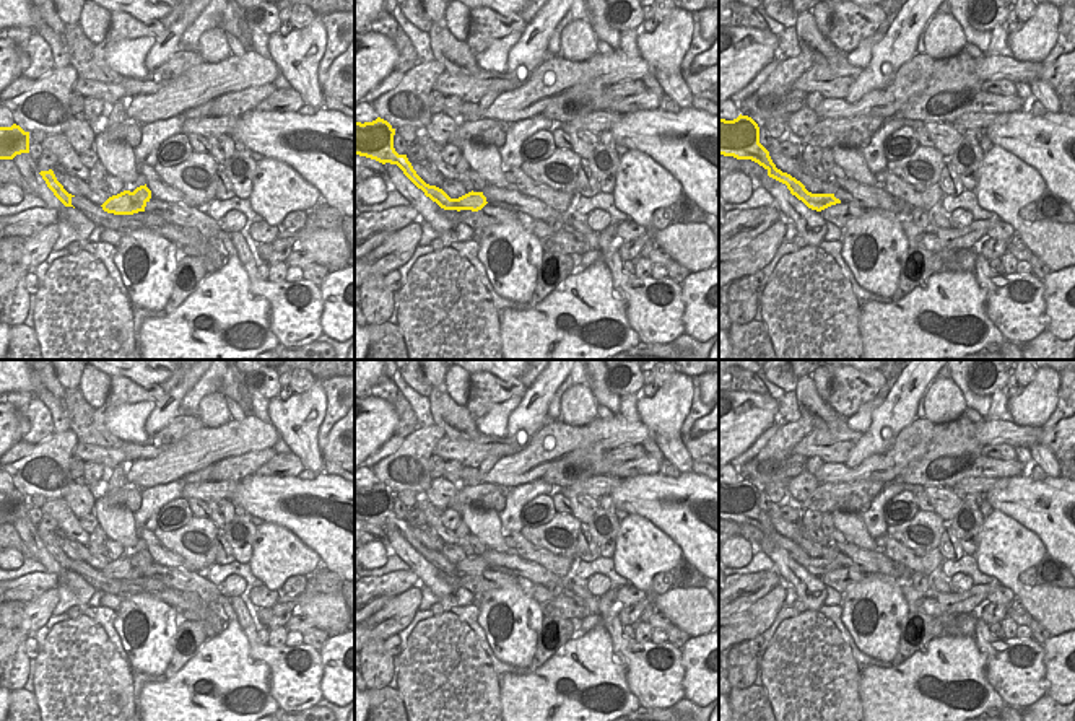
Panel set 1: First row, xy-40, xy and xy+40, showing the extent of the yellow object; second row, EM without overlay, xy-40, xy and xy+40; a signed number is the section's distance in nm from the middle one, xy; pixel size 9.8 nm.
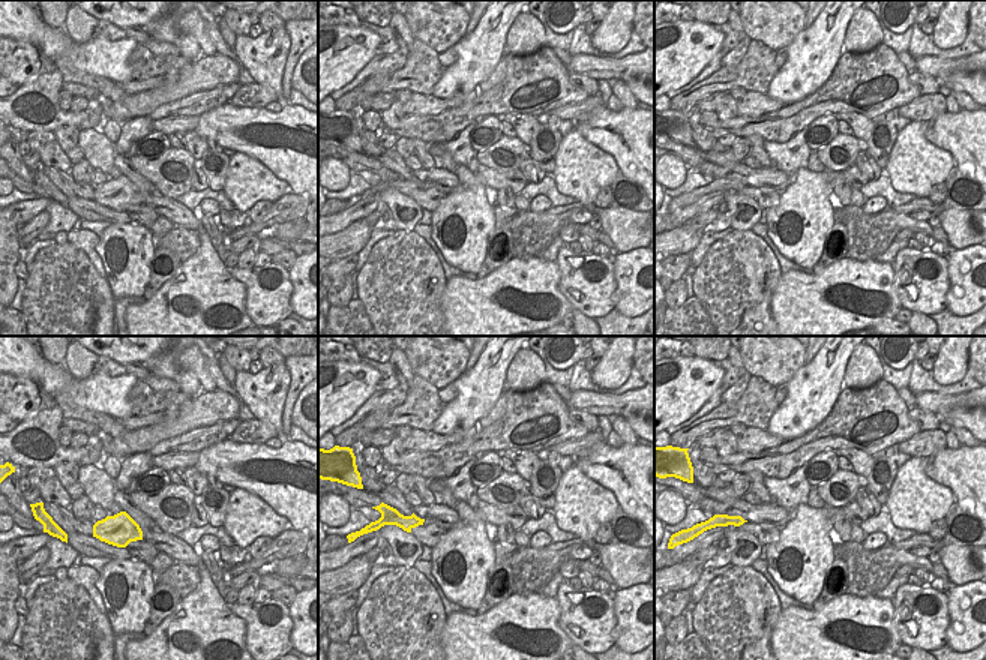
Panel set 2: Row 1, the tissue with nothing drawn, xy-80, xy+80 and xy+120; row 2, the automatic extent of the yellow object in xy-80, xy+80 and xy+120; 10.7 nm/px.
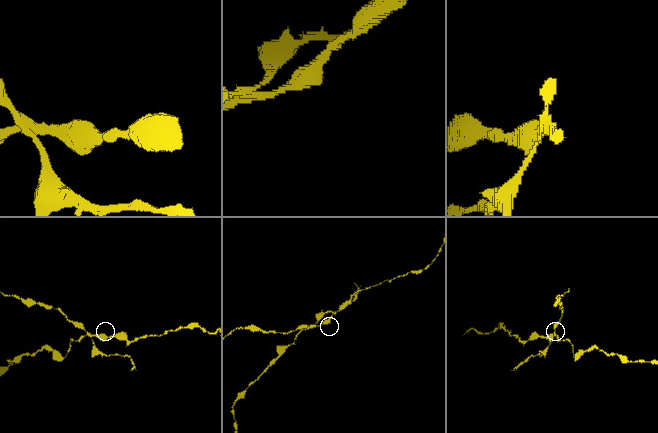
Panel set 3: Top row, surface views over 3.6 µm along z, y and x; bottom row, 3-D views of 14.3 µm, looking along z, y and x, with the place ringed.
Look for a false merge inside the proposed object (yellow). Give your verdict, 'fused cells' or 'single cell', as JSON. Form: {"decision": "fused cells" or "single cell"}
{"decision": "fused cells"}

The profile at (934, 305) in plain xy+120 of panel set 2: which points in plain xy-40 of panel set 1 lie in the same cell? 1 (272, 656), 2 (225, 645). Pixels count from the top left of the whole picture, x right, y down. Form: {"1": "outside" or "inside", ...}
{"1": "inside", "2": "outside"}

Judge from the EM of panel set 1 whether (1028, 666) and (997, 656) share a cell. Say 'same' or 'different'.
same

